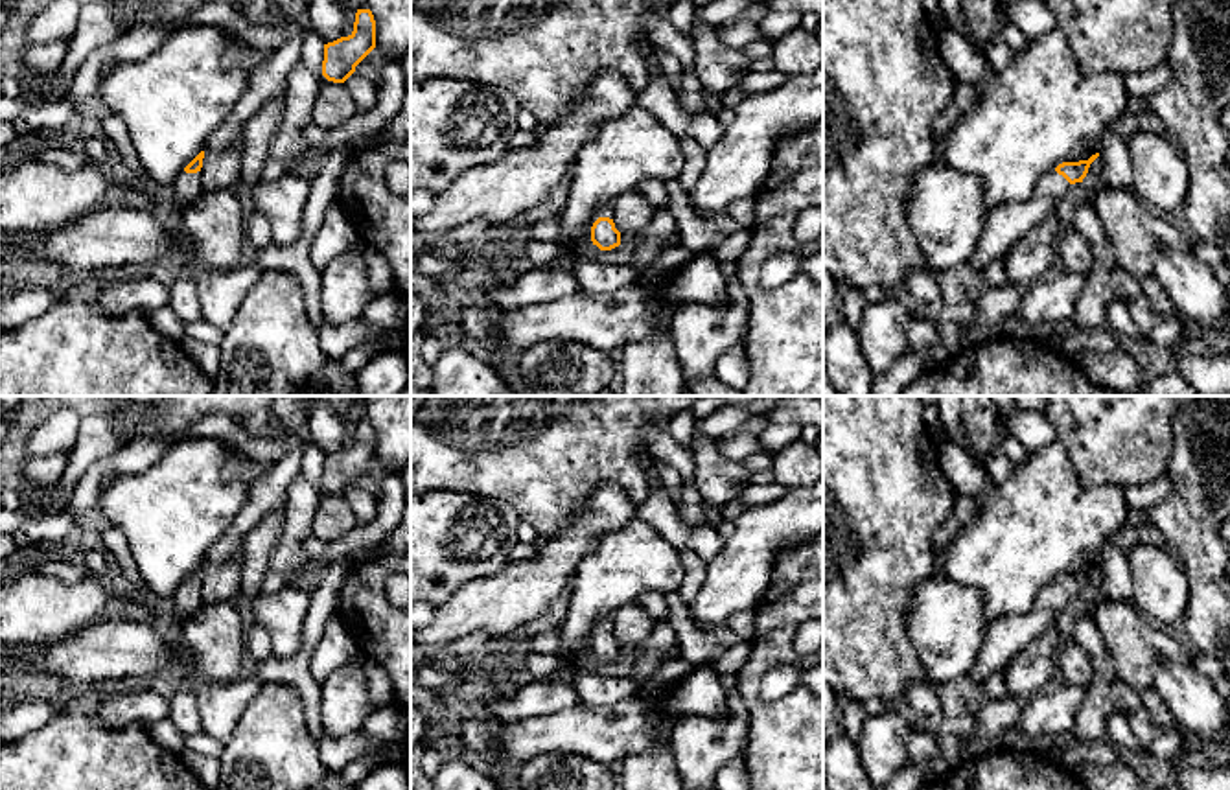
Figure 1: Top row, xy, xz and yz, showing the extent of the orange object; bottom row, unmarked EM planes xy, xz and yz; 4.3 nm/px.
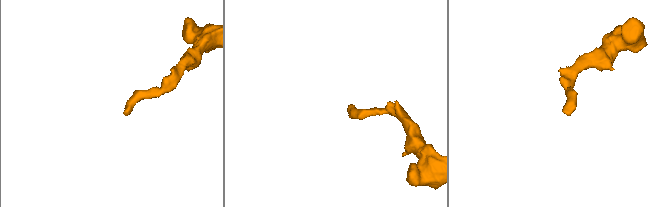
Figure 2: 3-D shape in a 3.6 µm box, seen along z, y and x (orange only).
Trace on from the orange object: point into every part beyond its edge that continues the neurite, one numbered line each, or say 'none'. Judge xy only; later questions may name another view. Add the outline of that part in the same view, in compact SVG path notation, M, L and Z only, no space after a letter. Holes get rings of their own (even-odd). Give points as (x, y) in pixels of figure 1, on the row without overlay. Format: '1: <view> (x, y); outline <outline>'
1: xy (186, 601); outline M180 584L169 598L169 610L179 617L193 617L203 606L201 584Z

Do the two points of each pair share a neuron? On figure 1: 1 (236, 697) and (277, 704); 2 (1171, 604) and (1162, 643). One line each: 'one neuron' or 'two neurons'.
1: two neurons
2: two neurons

